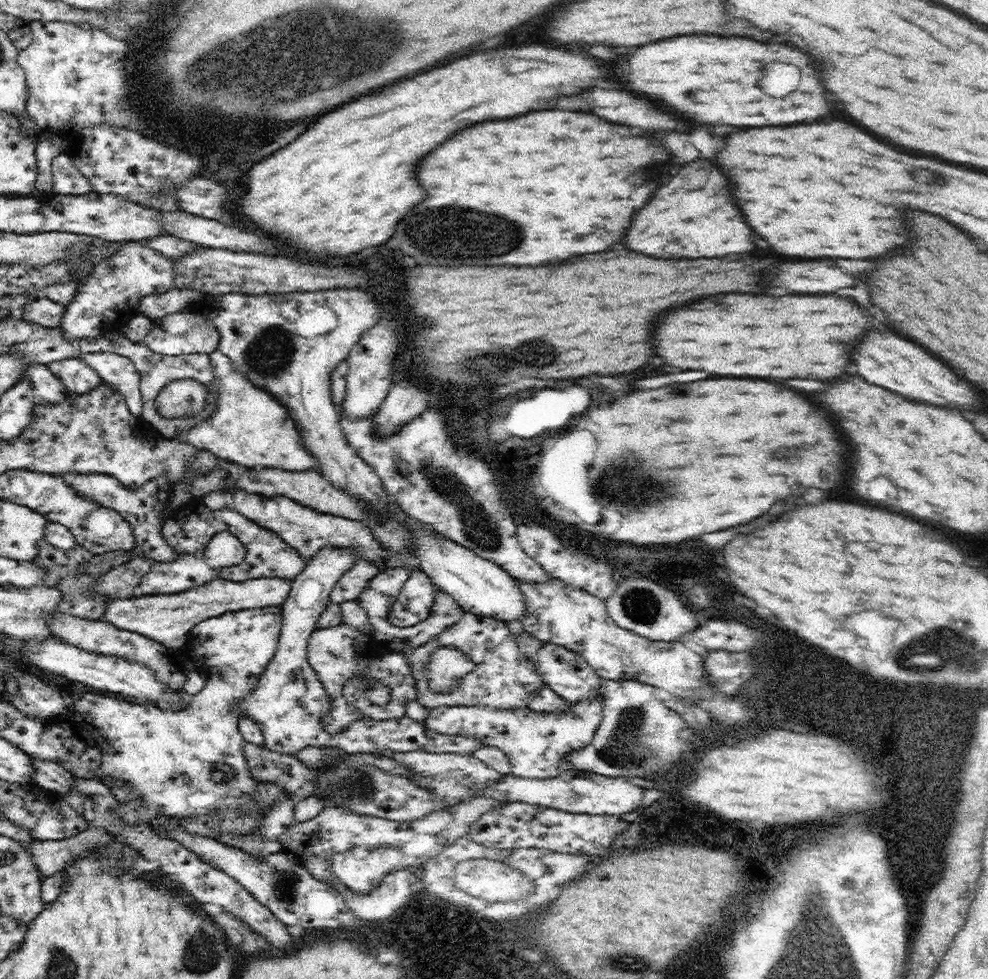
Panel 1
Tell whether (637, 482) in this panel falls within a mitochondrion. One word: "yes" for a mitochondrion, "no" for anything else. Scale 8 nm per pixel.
yes

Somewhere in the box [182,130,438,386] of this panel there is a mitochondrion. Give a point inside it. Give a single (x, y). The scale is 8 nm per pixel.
(270, 352)

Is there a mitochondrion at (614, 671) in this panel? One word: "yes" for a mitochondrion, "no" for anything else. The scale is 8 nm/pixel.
no

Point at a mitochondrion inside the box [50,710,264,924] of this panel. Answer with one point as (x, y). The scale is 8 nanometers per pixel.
(220, 772)

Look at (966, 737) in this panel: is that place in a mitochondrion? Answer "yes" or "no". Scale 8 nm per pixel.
no

